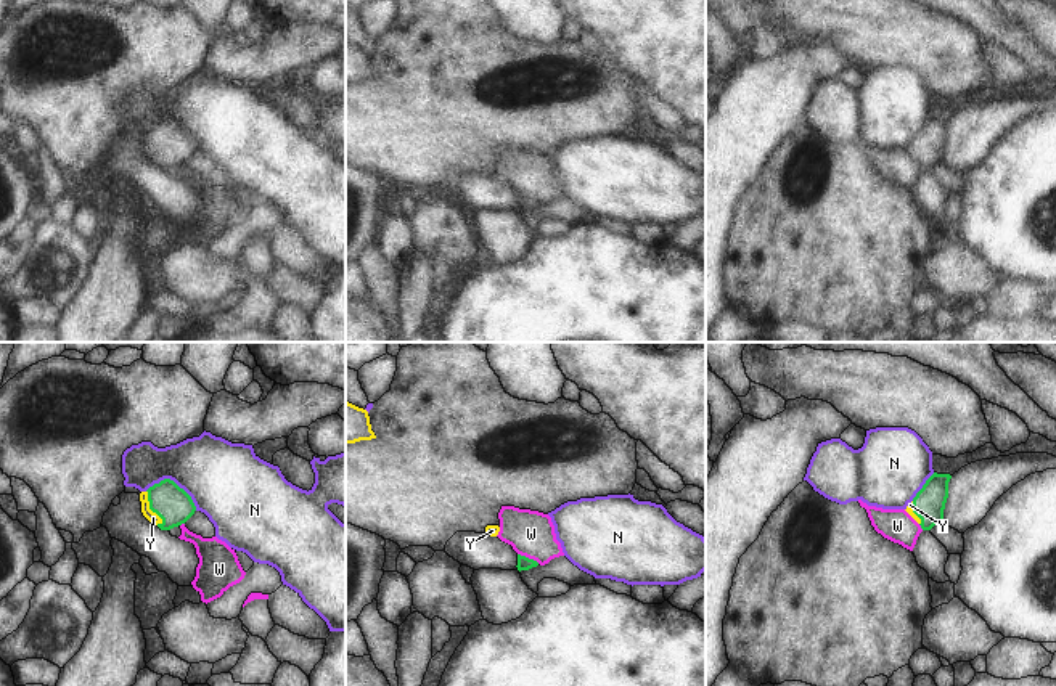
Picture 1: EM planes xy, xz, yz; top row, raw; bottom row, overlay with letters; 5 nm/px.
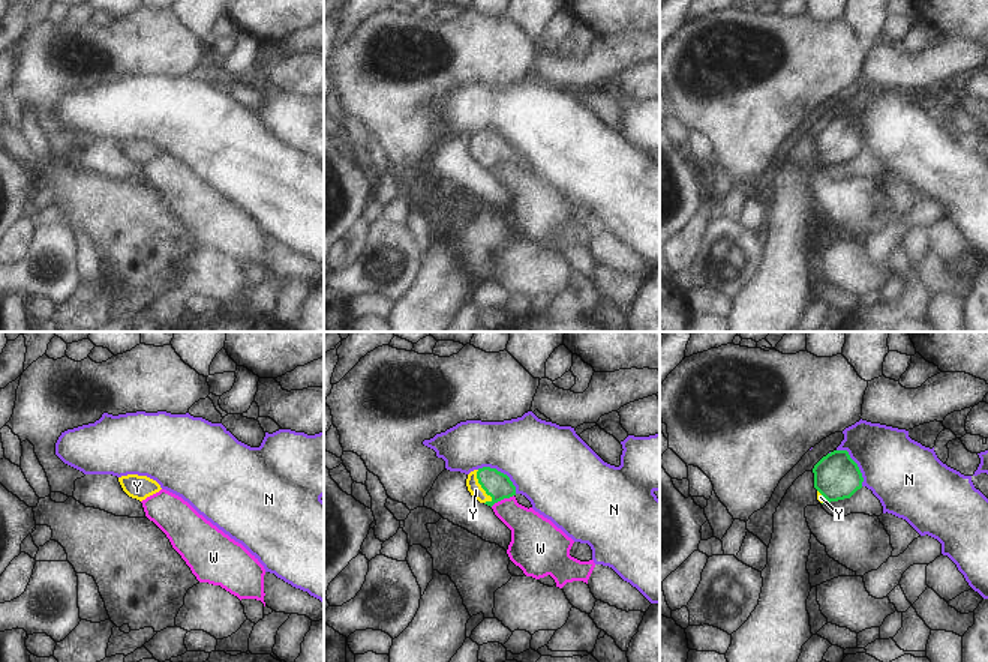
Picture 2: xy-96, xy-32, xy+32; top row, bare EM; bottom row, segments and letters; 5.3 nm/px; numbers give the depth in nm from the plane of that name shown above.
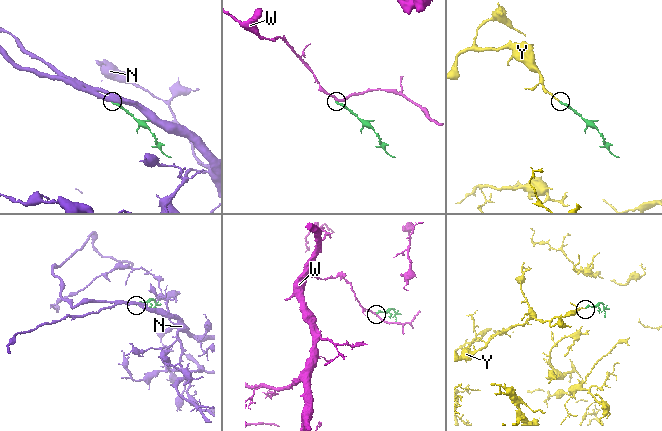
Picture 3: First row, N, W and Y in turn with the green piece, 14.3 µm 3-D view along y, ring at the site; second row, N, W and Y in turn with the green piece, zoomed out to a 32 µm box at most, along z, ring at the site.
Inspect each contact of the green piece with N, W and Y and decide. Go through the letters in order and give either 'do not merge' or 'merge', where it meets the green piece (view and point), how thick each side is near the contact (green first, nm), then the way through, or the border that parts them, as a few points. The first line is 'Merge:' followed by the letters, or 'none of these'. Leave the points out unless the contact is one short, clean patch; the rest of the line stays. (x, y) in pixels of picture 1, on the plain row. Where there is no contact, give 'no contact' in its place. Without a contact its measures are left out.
Merge: Y
N: do not merge; contact xy (172, 121); calibres 180 and 360 nm
W: do not merge; contact xz (528, 198); calibres 70 and 240 nm; border xz (518, 193), (539, 203)
Y: merge; contact xy (150, 148); calibres 180 and 60 nm; way xy (167, 140), (150, 148), (153, 158)

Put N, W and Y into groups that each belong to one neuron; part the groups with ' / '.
N / W / Y

